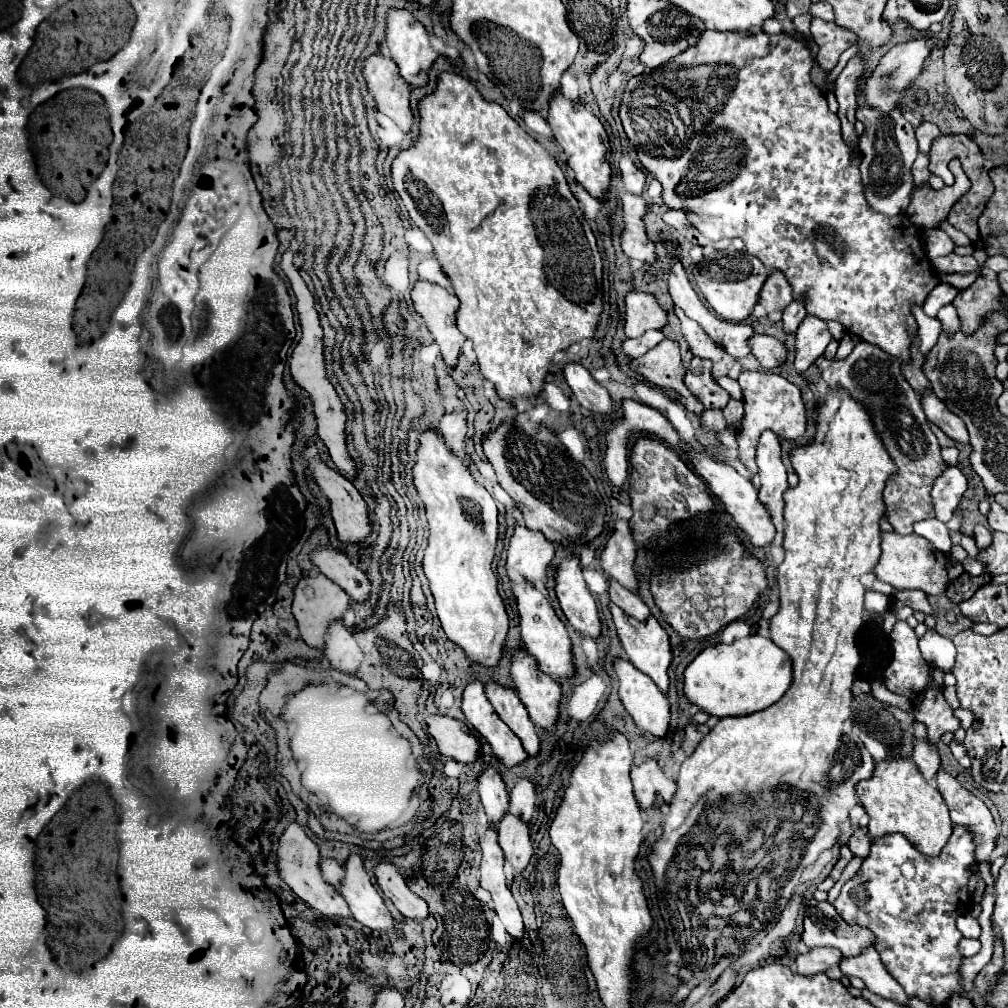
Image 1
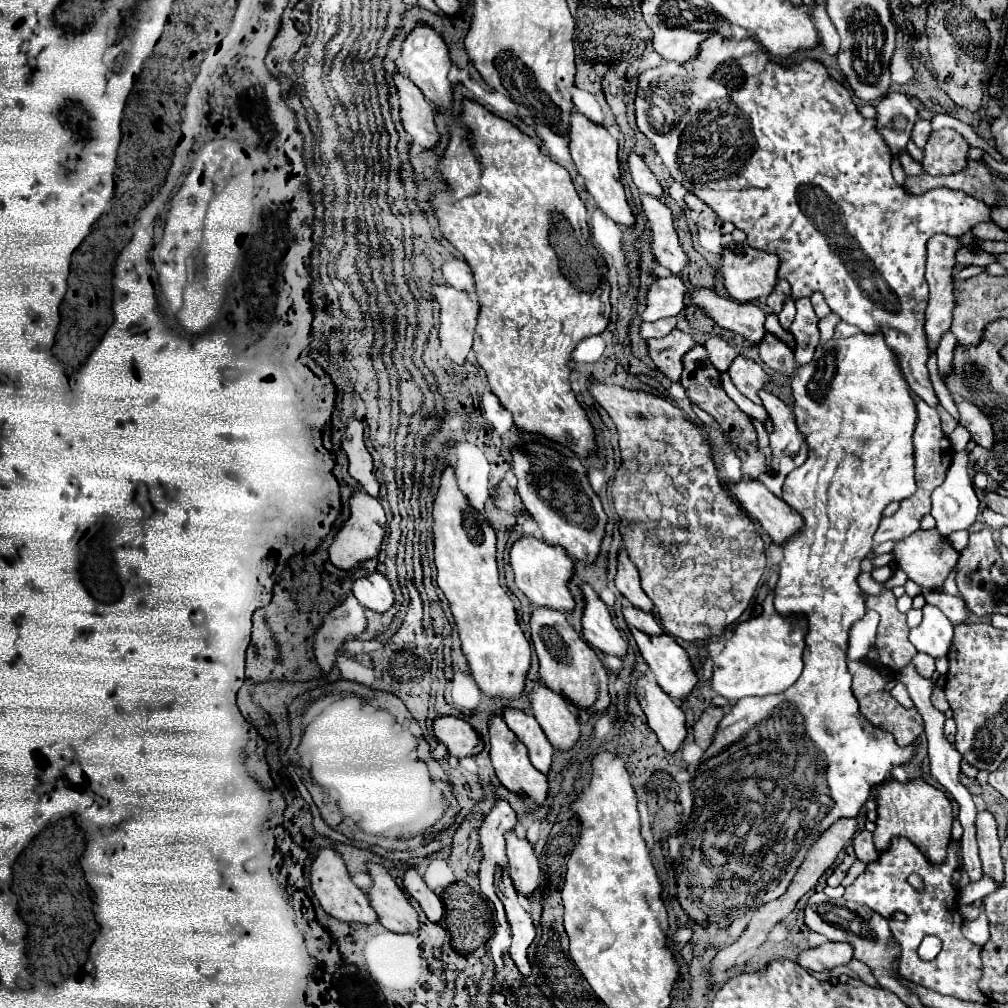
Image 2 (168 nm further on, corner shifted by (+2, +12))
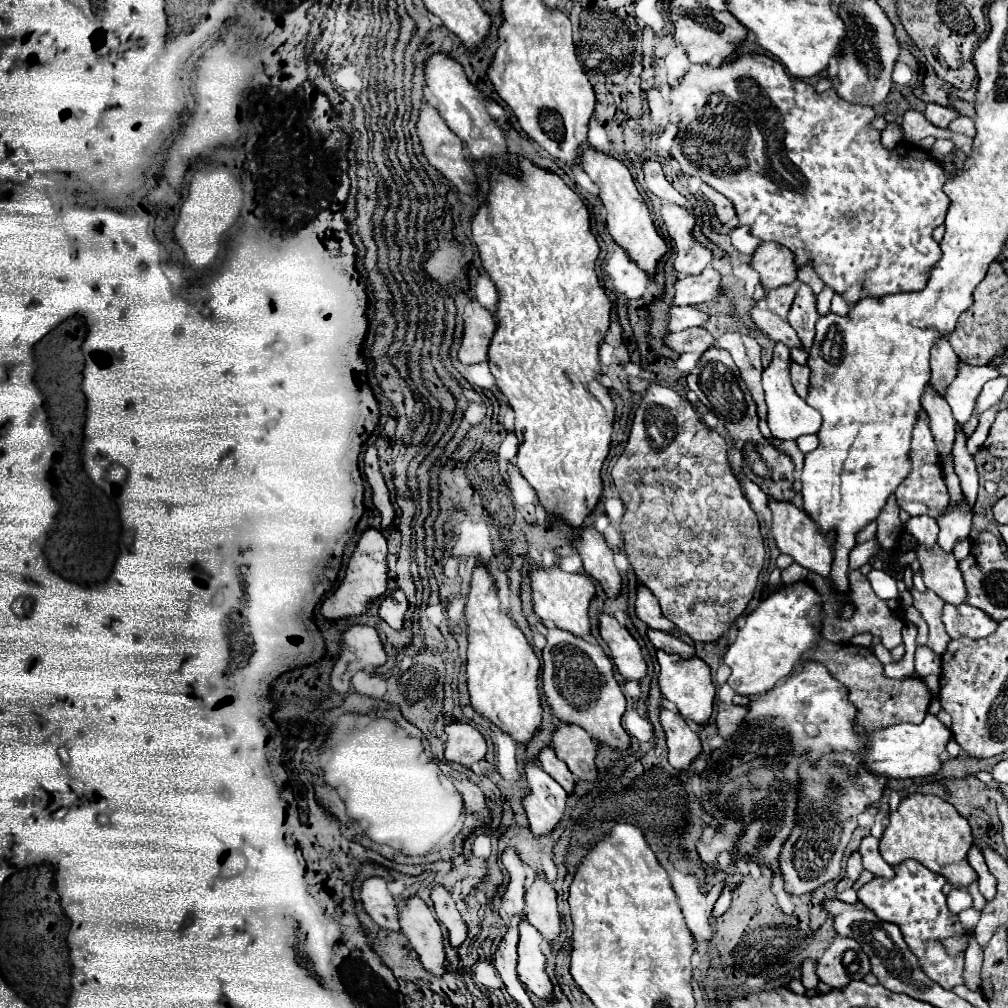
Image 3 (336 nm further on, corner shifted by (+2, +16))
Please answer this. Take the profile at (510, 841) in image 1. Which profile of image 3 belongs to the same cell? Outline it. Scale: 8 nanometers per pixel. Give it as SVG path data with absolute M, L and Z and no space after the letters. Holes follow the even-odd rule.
M532 874L524 892L528 920L548 938L554 940L560 934L560 912L556 906L556 892L542 874Z

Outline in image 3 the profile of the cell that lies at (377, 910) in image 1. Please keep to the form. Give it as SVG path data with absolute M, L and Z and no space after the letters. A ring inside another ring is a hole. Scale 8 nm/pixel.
M416 894L404 900L404 908L400 908L400 932L410 940L426 970L432 974L444 974L440 924Z

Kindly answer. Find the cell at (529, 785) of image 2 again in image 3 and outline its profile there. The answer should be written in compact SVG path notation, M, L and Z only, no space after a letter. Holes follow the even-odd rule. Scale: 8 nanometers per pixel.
M536 762L524 764L524 776L528 794L524 796L522 804L530 822L530 830L534 836L546 836L560 822L568 794Z

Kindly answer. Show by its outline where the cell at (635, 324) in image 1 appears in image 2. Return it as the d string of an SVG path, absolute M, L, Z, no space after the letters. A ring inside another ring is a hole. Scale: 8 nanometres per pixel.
M680 276L658 278L648 292L648 306L644 310L644 322L656 322L660 318L678 316L686 306L688 288Z

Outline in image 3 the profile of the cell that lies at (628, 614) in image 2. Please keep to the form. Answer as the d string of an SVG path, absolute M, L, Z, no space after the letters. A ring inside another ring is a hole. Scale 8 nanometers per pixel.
M648 628L648 640L656 648L662 648L666 652L678 652L680 656L692 656L694 654L692 646L688 646L684 640L680 640L678 636L672 636L672 634L664 634L664 632L656 632L656 630Z

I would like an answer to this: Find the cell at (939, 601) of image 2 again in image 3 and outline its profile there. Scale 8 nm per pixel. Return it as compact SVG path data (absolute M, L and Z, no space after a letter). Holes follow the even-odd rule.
M946 604L942 612L942 622L950 638L986 638L996 630L996 622L990 620L980 608L960 604Z

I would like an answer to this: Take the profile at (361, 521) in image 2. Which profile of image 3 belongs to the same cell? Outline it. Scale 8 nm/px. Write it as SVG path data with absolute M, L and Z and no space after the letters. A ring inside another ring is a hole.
M368 526L360 540L356 542L356 548L352 552L352 558L346 566L346 572L344 572L344 578L340 580L336 592L326 598L322 602L322 608L320 608L320 614L324 618L350 618L350 616L358 616L362 612L366 612L366 604L384 594L386 592L386 536L384 532L380 530L380 526Z

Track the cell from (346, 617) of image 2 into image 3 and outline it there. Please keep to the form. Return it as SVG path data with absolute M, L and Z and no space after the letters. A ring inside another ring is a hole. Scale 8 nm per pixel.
M352 624L342 632L342 642L338 648L338 660L330 672L330 686L346 694L350 688L350 678L362 670L380 666L386 662L386 654L378 640L374 628L366 624Z

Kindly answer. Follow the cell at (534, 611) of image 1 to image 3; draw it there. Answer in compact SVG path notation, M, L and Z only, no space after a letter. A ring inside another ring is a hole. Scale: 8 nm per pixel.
M554 628L546 632L546 648L542 650L542 660L542 688L552 714L560 720L582 726L596 742L626 750L628 734L620 724L626 710L626 700L620 684L614 678L612 660L604 654L602 646L586 642L580 636L572 636L572 632Z

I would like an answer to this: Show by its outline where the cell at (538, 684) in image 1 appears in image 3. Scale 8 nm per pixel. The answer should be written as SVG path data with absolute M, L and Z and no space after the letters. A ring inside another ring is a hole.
M554 720L556 730L552 734L552 748L560 760L566 762L568 770L582 778L582 780L594 780L596 778L596 742L592 742L592 736L576 724Z

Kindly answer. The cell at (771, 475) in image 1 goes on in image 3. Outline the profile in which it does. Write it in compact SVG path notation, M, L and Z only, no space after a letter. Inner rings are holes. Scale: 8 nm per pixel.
M776 342L774 348L774 358L772 364L762 372L762 388L766 394L766 404L768 404L768 426L774 438L780 440L794 440L802 434L818 434L822 416L814 408L810 408L792 388L790 378L788 378L788 364L790 364L790 348L786 344Z

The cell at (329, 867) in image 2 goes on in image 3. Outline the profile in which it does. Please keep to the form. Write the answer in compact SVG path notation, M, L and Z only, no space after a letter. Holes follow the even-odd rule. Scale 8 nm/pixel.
M366 878L358 888L358 898L362 902L364 912L386 930L400 930L398 926L398 910L396 900L390 896L386 888L386 880L382 878Z

